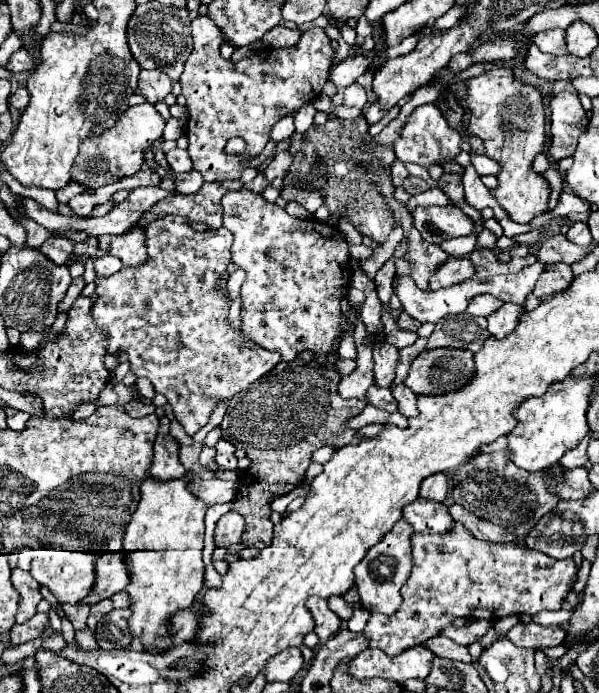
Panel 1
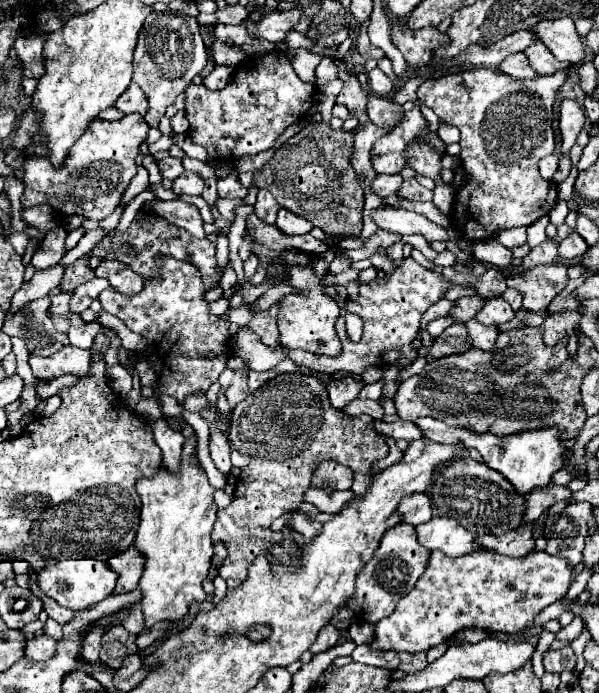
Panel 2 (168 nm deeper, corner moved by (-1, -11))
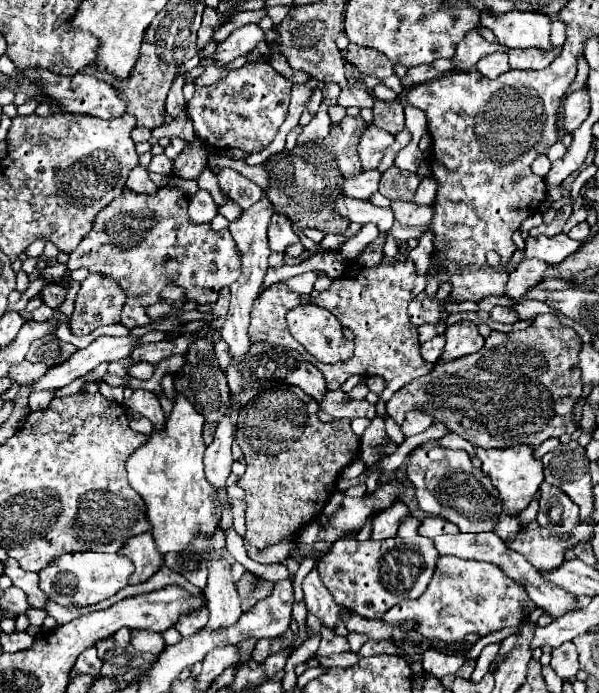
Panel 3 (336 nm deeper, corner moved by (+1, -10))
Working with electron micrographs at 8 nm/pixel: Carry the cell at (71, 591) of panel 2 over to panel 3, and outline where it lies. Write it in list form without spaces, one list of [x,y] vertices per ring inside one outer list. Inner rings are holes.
[[[66,553],[44,567],[40,575],[40,589],[58,605],[96,605],[128,585],[128,577],[134,573],[134,565],[120,553]]]

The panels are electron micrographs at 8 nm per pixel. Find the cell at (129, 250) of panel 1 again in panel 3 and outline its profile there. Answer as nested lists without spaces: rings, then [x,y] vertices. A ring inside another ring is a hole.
[[[88,275],[76,297],[68,327],[74,335],[88,335],[100,325],[120,323],[120,311],[126,303],[124,291],[106,275]]]

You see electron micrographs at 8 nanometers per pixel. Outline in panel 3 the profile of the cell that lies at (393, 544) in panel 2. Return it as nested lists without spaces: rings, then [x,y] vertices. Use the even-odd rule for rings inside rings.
[[[410,513],[406,519],[402,519],[400,529],[392,539],[336,541],[326,559],[316,563],[322,583],[334,595],[336,603],[358,613],[360,617],[382,619],[382,615],[402,599],[416,599],[422,595],[434,575],[434,567],[440,555],[430,539],[418,535],[420,523],[422,521]]]

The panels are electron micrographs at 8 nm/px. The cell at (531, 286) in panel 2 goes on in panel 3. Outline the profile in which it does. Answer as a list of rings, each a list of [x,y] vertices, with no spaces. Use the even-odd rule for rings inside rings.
[[[524,259],[510,273],[510,279],[506,285],[506,295],[512,299],[522,299],[528,289],[532,289],[538,281],[544,279],[546,269],[548,269],[548,265],[538,259]]]

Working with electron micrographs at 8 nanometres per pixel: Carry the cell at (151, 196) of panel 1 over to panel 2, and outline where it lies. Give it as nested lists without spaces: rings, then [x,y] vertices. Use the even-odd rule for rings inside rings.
[[[152,200],[146,202],[156,216],[164,216],[164,220],[184,228],[196,238],[206,238],[206,232],[202,228],[202,216],[196,206],[190,206],[184,200]]]

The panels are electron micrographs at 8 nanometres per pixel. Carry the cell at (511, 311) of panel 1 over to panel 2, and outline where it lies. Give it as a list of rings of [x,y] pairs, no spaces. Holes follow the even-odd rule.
[[[470,320],[466,326],[468,326],[470,338],[472,338],[472,342],[474,342],[476,348],[492,350],[496,346],[496,338],[500,334],[498,326],[494,326],[494,324],[492,326],[484,326],[484,324],[476,322],[476,320]]]

